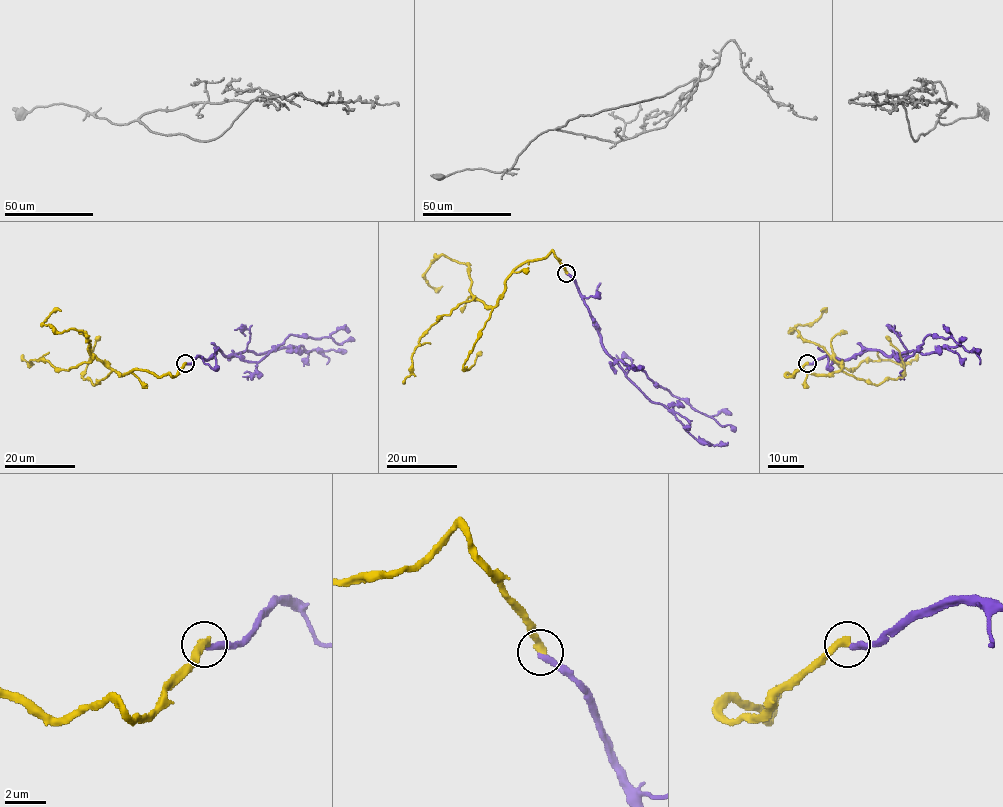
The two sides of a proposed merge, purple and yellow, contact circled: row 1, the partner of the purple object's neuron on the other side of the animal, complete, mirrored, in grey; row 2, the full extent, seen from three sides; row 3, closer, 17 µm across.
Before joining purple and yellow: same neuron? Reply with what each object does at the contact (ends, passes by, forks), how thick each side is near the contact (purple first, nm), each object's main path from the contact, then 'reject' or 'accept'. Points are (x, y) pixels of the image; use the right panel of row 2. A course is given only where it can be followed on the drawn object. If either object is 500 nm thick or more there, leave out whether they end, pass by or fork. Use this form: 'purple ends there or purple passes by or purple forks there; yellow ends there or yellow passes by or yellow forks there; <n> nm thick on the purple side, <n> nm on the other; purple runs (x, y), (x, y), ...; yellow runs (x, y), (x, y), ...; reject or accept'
purple ends there; yellow ends there; 280 nm thick on the purple side, 360 nm on the other; purple runs (807, 363), (827, 356), (846, 360), (868, 350), (902, 361), (928, 335), (960, 344), (966, 338); yellow runs (807, 363), (785, 375), (841, 369), (822, 346), (795, 329), (789, 332), (813, 323), (821, 311); reject

